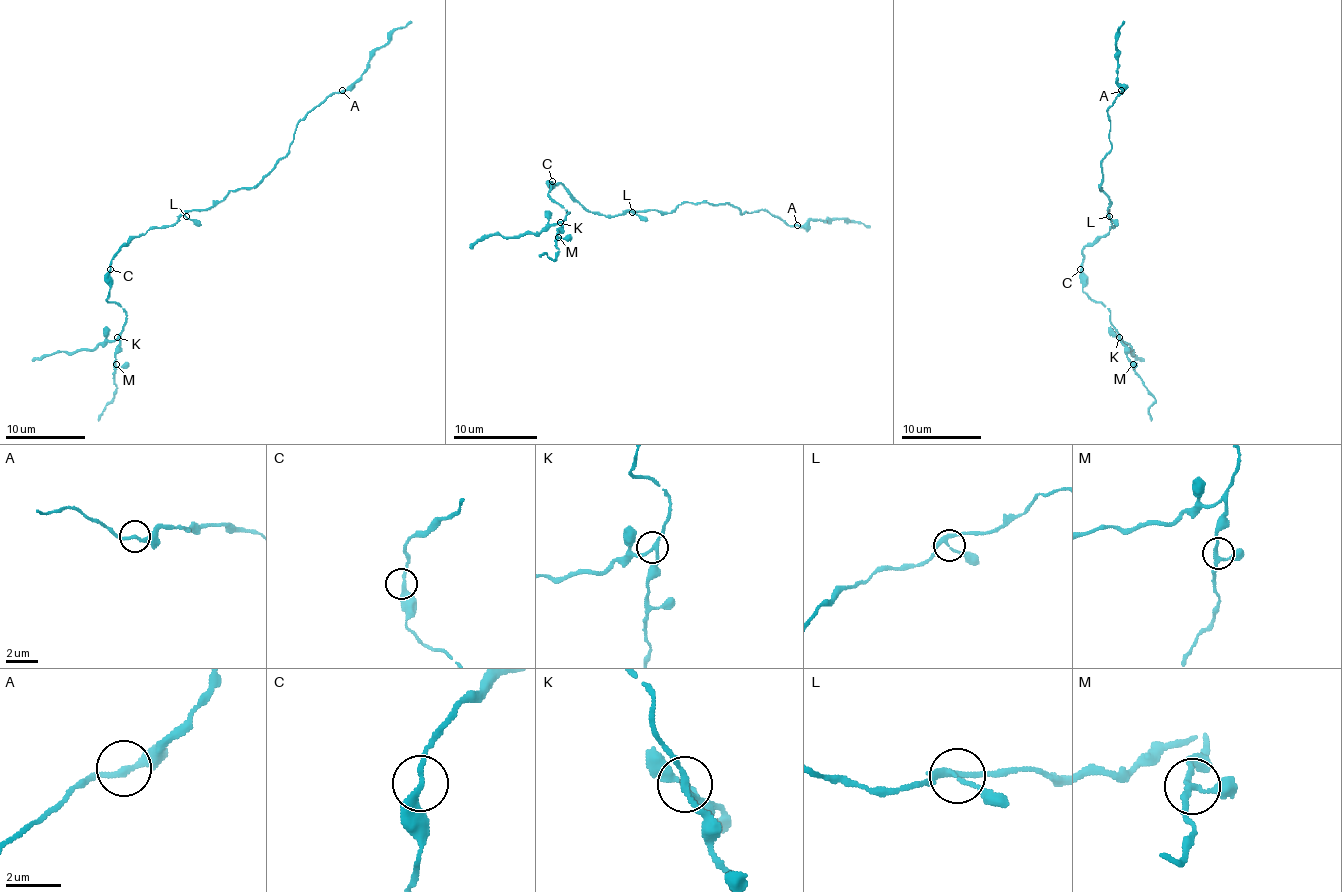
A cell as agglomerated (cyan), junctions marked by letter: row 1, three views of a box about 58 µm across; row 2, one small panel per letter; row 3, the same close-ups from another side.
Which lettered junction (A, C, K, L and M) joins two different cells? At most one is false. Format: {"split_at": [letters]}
{"split_at": ["K"]}

